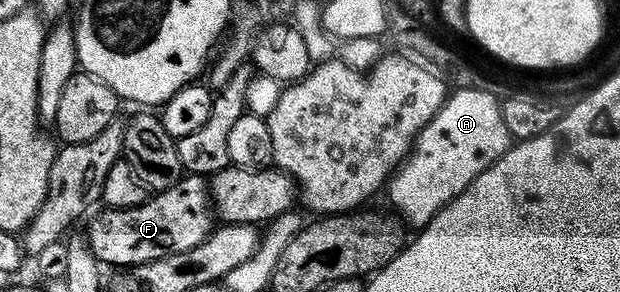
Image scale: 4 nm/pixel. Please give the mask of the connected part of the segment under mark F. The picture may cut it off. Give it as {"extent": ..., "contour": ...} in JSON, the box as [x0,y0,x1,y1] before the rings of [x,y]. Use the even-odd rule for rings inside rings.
{"extent":[86,174,214,270],"contour":[[[191,174],[185,175],[173,188],[155,193],[143,204],[129,208],[105,207],[103,211],[101,216],[93,218],[86,231],[88,245],[101,265],[117,264],[125,270],[170,254],[182,254],[182,250],[198,246],[214,227],[209,181]]]}

